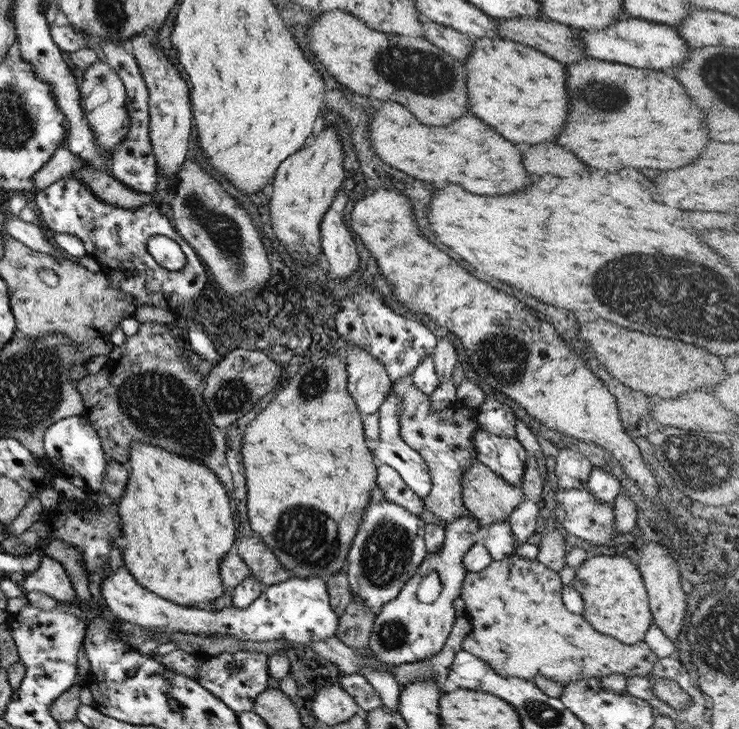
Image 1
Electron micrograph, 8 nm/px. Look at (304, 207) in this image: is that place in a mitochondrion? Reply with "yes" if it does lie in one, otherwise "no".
no

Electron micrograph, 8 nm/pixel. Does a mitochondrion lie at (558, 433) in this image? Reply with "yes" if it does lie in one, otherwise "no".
no

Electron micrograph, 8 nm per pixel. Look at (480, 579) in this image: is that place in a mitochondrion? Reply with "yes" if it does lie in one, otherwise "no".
no

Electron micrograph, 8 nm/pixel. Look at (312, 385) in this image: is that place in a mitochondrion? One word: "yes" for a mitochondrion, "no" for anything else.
yes

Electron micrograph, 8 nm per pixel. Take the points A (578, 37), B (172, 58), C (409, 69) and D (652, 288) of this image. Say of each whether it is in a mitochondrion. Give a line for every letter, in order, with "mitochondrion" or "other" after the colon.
A: other
B: other
C: mitochondrion
D: mitochondrion

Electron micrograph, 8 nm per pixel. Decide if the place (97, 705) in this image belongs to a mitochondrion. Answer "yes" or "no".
no

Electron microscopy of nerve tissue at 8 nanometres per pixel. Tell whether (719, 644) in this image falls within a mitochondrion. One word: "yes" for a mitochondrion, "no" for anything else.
yes

